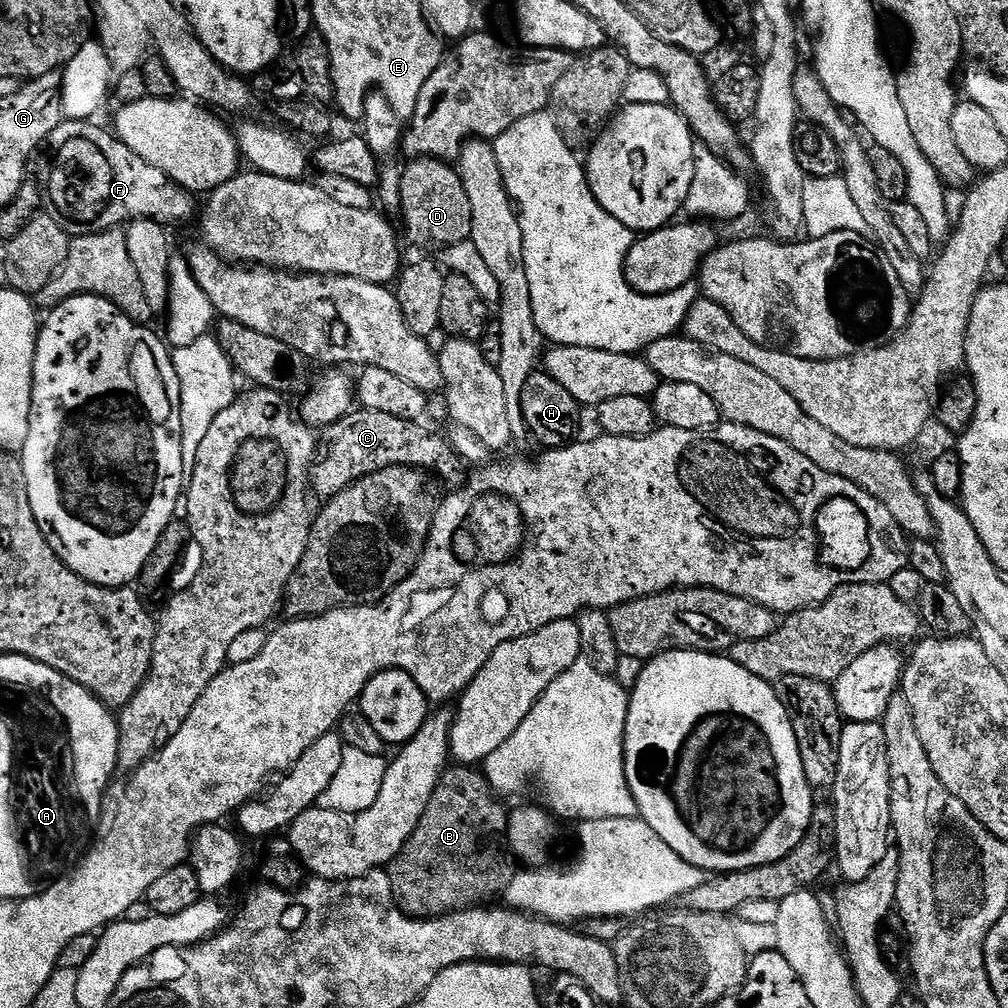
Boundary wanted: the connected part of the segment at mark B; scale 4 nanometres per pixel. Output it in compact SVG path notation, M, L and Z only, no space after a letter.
M452 766L440 777L440 785L430 798L426 814L422 814L422 822L418 822L406 846L386 865L394 902L407 916L414 920L433 920L463 908L488 906L503 897L518 868L506 855L501 840L508 835L510 812L499 799L503 800L479 767Z

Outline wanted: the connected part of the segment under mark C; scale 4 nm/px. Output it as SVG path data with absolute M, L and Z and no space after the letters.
M360 408L349 412L319 433L316 458L310 473L310 484L315 495L323 498L337 496L355 480L387 468L418 468L431 474L437 481L440 479L445 489L463 488L470 475L463 457L443 435L435 436L431 431L434 432L423 423L394 418L394 414L382 414L378 410Z

